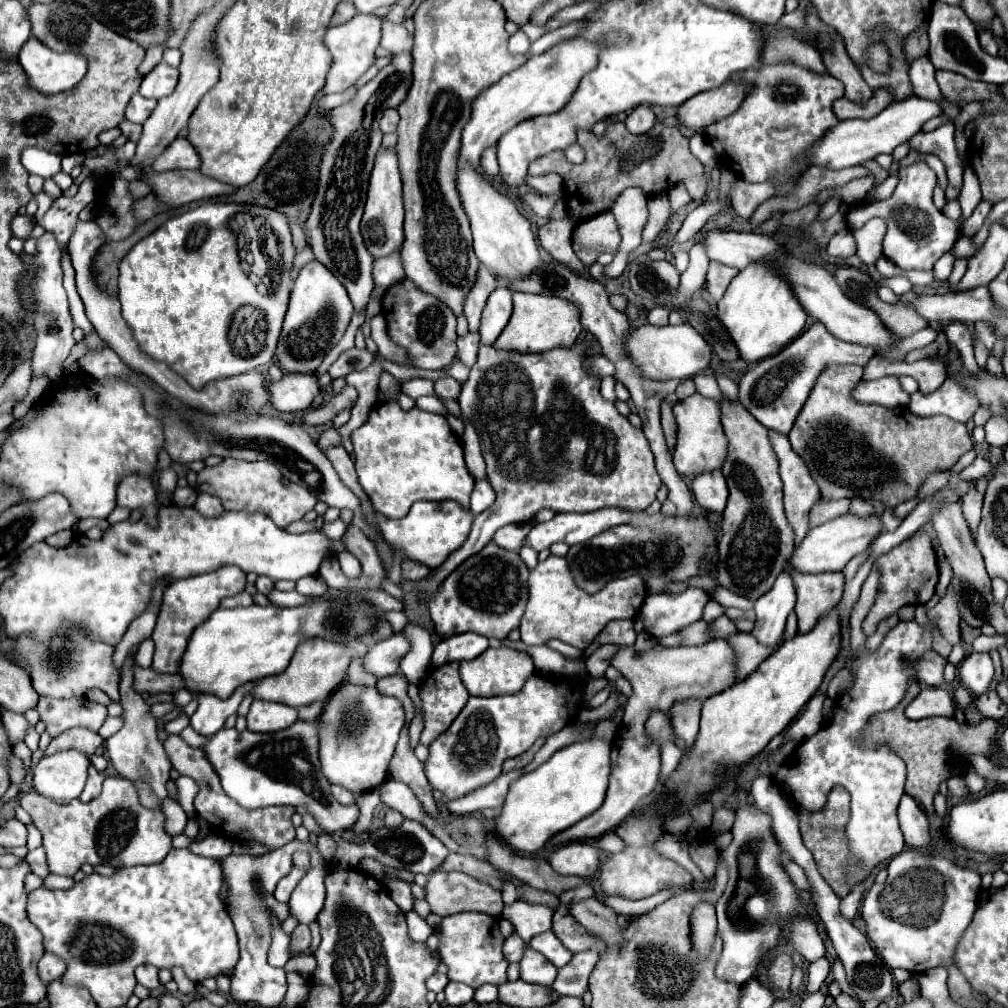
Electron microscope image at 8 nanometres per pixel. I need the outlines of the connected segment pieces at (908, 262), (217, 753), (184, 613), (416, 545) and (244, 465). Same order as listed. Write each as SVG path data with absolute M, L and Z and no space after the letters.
M924 162L900 168L898 186L888 200L862 202L848 210L846 222L850 230L862 228L870 218L880 216L886 220L886 236L882 240L884 256L902 270L932 270L934 262L944 256L959 237L959 223L946 218L932 202L932 190L936 184L934 170Z
M296 720L292 728L280 730L276 734L256 734L250 730L238 732L236 728L222 728L214 736L208 738L208 744L204 746L204 752L208 754L208 760L212 762L214 770L218 772L222 780L224 792L234 798L244 808L264 808L264 806L302 806L308 810L308 814L314 816L318 826L326 832L344 832L354 826L358 820L358 806L340 806L336 798L332 798L330 782L324 778L318 766L318 748L320 748L320 722L306 722Z
M222 566L210 574L200 574L200 576L170 582L164 590L160 614L156 620L154 634L152 634L152 640L156 644L152 668L158 672L176 674L178 666L180 666L180 658L186 650L186 642L188 642L192 630L198 624L202 624L220 606L222 598L236 596L236 594L244 592L244 588L246 588L246 574L240 572L236 566Z
M444 500L444 502L416 502L412 504L410 512L400 520L388 520L382 514L378 514L378 526L384 536L384 540L402 552L406 560L422 562L424 566L436 568L440 566L450 552L460 548L460 544L466 540L474 516L468 510L462 510L456 502Z
M224 458L212 468L204 466L198 472L196 486L200 492L218 496L222 500L224 510L260 510L268 514L280 528L286 528L290 522L300 520L318 502L316 496L304 490L302 486L296 486L294 482L284 484L280 470L272 466L272 462L244 462Z

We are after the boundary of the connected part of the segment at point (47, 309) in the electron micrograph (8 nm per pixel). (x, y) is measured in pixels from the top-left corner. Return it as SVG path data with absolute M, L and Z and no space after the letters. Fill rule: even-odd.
M46 232L38 238L38 252L34 254L34 266L36 266L36 282L34 282L34 298L38 304L38 310L34 314L34 326L36 326L36 348L32 356L32 374L42 376L50 382L58 382L62 378L62 364L68 358L72 346L76 344L72 338L72 318L68 310L66 292L62 286L62 266L60 266L60 246L56 238Z

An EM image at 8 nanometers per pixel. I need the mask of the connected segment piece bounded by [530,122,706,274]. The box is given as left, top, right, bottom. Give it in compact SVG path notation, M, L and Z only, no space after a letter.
M610 122L604 136L594 136L592 132L580 132L578 144L584 148L584 162L574 166L566 160L564 152L552 152L548 156L532 162L530 172L556 172L564 178L564 190L572 190L566 196L568 214L560 220L548 220L538 228L538 240L542 248L560 264L566 264L572 272L582 274L584 264L572 252L572 232L580 220L596 216L612 208L616 198L626 188L640 188L646 196L668 192L676 184L686 184L694 200L702 198L706 192L706 178L700 160L688 150L688 138L680 134L678 128L668 128L656 124L650 132L634 136L626 130L622 122Z

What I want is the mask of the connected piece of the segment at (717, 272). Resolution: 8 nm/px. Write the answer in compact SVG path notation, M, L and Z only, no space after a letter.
M710 262L708 268L708 292L714 300L720 300L730 284L730 280L738 274L738 270L732 270L730 266L724 266L720 262Z

